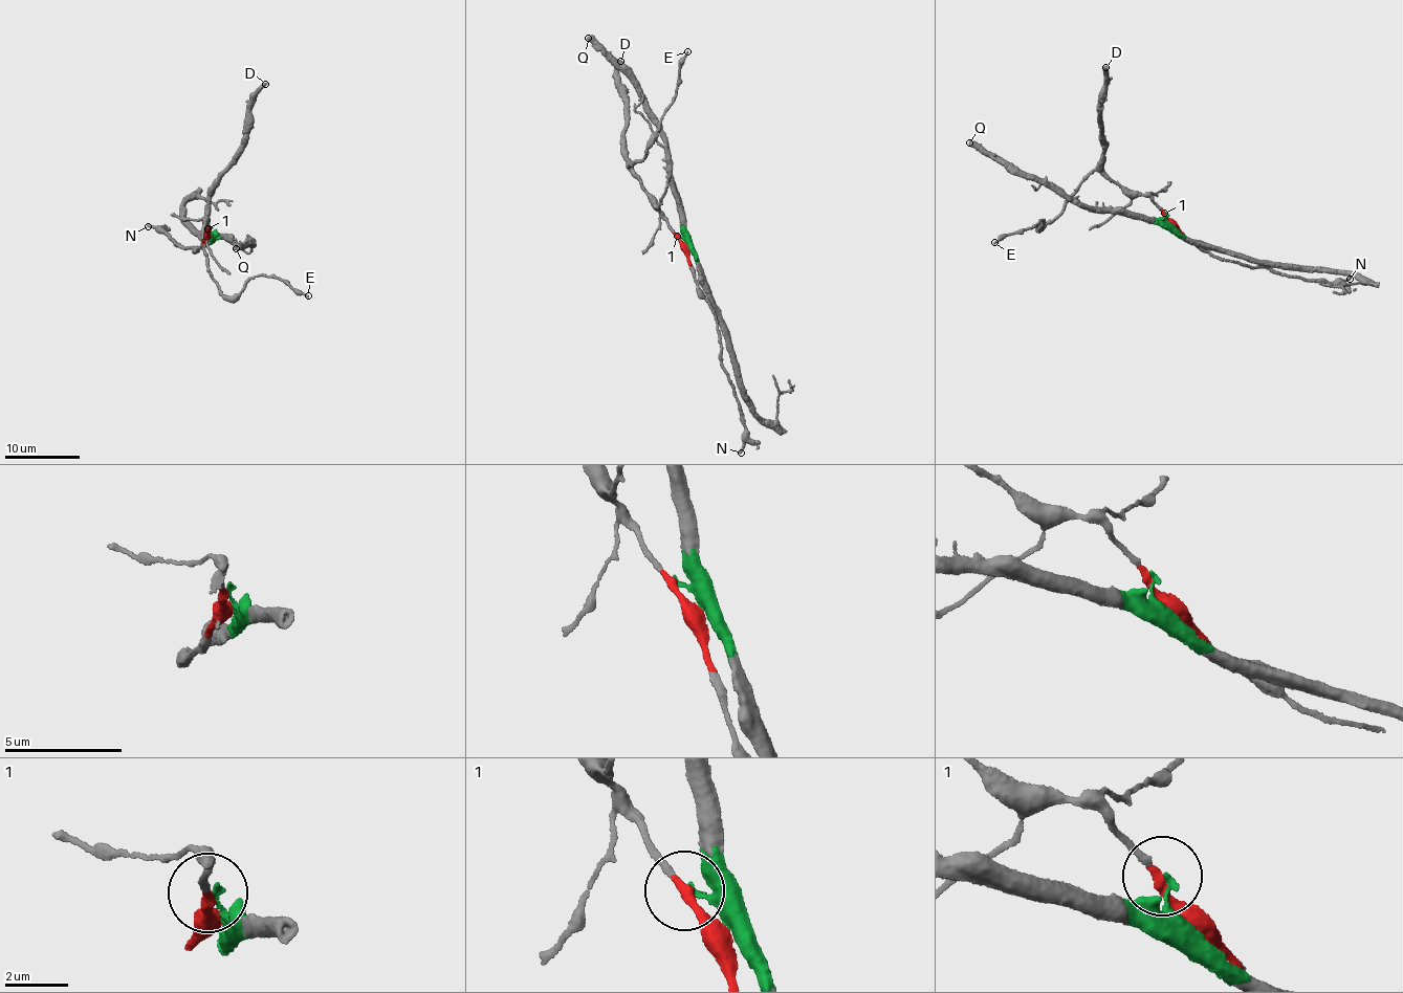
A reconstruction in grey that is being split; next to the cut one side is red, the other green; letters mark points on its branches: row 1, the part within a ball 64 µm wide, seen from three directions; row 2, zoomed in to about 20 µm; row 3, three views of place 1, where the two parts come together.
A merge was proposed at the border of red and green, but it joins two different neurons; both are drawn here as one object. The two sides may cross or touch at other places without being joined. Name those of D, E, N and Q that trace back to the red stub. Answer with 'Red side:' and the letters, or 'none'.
Red side: D, E, N

